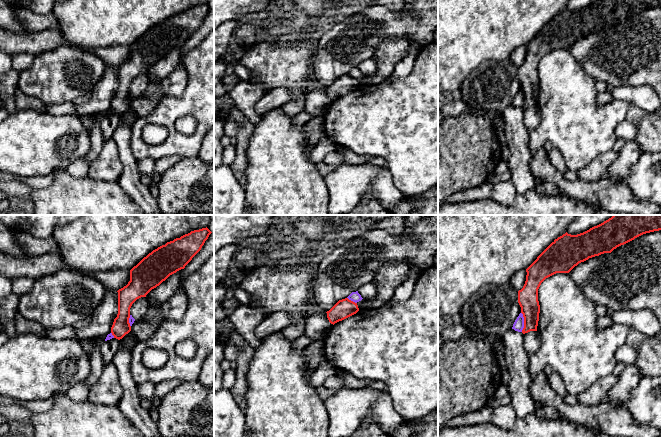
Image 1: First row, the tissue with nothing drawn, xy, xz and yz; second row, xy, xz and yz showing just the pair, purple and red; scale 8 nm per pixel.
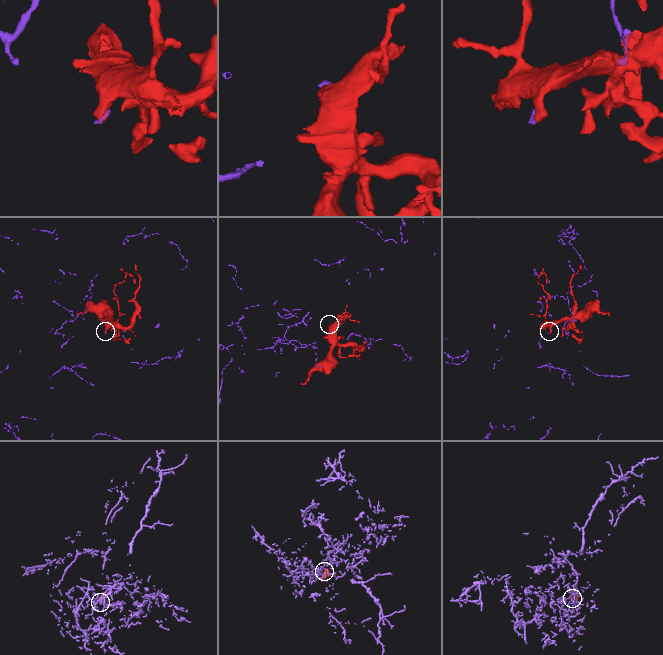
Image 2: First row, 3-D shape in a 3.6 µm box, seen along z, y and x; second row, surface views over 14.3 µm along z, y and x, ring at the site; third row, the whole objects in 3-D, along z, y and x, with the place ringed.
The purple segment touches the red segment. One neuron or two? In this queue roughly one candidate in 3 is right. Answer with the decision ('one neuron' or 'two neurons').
two neurons

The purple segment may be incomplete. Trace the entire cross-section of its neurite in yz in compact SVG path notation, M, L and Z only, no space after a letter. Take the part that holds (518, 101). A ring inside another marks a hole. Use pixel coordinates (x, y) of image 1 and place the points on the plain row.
M520 89L514 98L512 105L518 108L522 108L523 104L524 104L524 93L523 90Z

